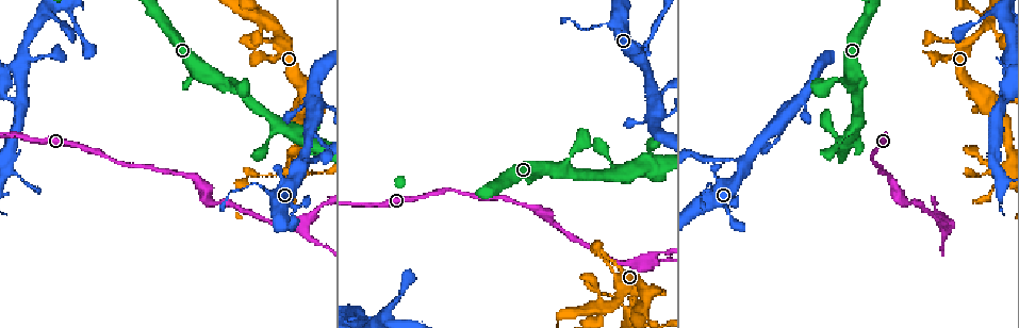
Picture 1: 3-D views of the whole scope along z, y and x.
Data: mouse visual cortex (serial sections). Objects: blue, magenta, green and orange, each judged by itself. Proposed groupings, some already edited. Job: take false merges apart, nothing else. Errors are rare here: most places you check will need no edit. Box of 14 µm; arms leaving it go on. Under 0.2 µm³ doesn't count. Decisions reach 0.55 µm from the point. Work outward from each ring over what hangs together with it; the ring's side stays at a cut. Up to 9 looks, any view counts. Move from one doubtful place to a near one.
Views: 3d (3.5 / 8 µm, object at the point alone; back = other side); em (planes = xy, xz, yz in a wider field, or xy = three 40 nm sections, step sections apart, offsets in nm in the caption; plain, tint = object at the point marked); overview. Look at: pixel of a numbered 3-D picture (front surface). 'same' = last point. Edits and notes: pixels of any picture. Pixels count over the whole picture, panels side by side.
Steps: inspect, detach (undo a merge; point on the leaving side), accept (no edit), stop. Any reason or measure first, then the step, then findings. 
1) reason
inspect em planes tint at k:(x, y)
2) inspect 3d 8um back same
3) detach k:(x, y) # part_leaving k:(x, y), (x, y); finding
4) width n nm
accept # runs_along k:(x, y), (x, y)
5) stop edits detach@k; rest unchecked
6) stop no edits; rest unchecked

abrupt turn
inspect 3d 3.5um at 1:(843, 143)

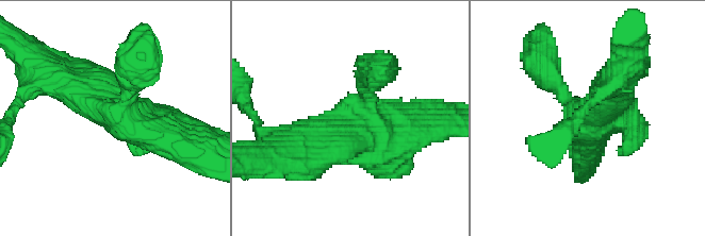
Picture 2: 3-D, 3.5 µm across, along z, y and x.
accept # runs_along 2:(307, 147), (359, 125), (373, 73); all the same cell

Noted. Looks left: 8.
thin arm on a thick one
inspect em xy step 2 tint at 1:(742, 161)

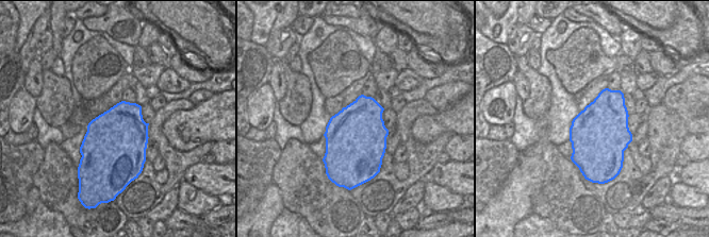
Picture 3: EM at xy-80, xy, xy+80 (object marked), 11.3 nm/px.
inspect 3d 3.5um same

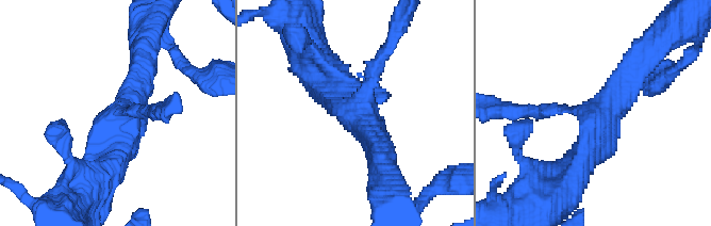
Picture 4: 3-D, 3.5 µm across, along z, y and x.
accept # runs_along 4:(569, 178), (638, 64); one cell here

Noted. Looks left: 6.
sharp bend
inspect em planes tint at 1:(649, 93)

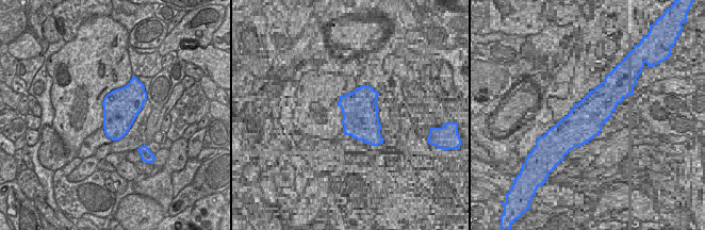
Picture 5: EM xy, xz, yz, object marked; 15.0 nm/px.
inspect 3d 3.5um same

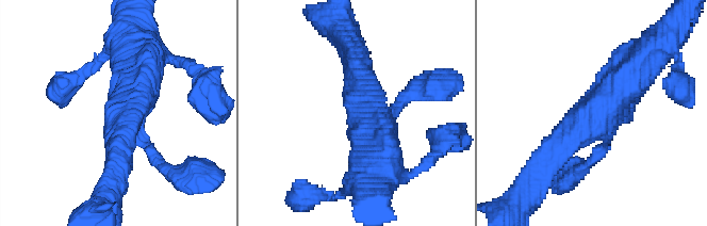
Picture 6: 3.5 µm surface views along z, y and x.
arm_widths 200, 350, 600 nm
accept # runs_along 6:(544, 164), (645, 60); one cell here

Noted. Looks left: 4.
abrupt turn
inspect 3d 8um at 1:(223, 199)

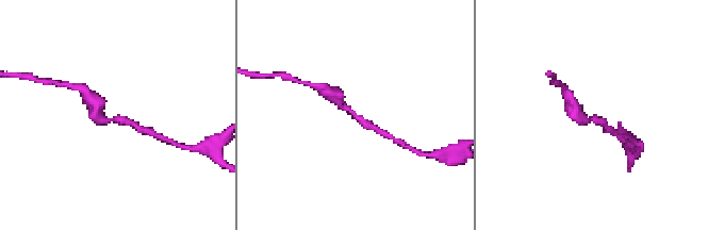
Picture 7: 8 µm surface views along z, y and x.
inspect em xy step 1 tint at 7:(355, 116)

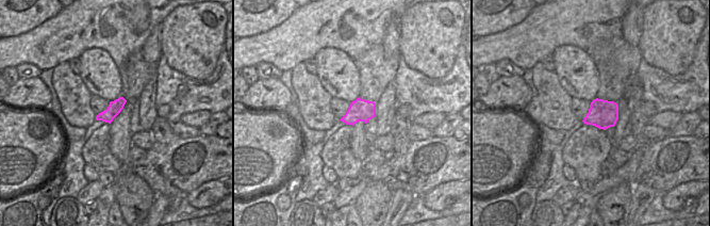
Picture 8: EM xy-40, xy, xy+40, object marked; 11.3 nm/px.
arm_widths 250, 250 nm
accept # runs_along 7:(334, 98), (367, 126), (379, 130); all the same cell

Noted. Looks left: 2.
stop no edits; rest unchecked

